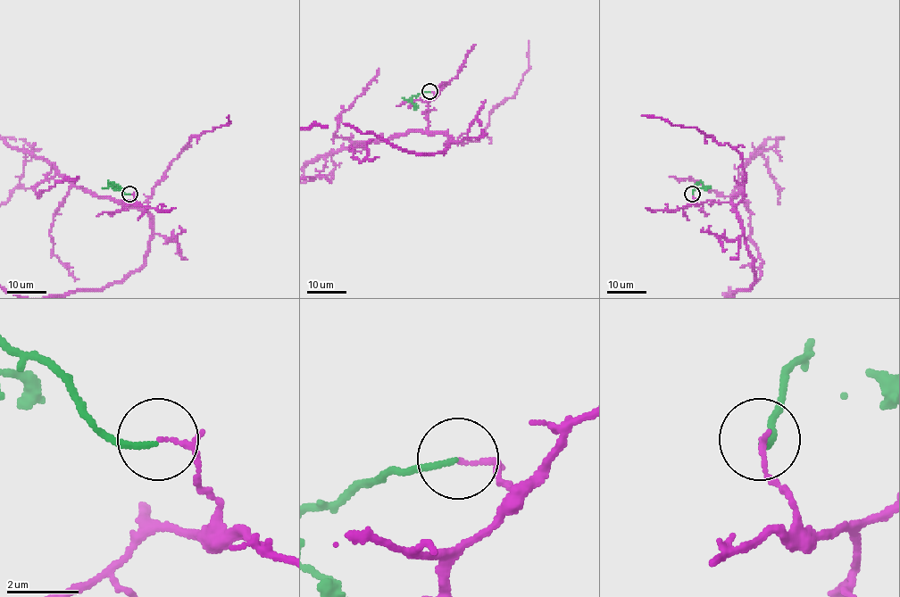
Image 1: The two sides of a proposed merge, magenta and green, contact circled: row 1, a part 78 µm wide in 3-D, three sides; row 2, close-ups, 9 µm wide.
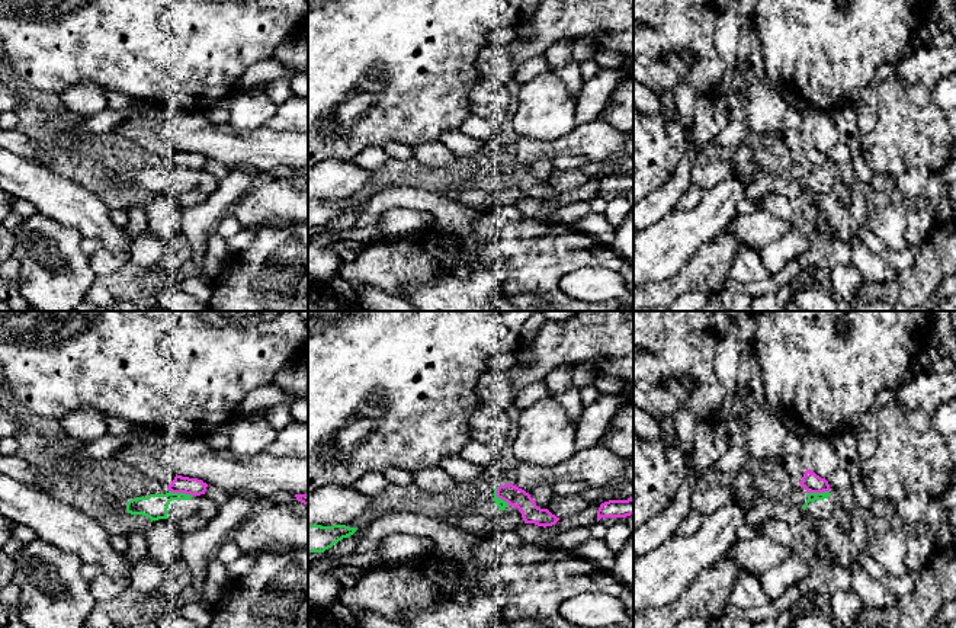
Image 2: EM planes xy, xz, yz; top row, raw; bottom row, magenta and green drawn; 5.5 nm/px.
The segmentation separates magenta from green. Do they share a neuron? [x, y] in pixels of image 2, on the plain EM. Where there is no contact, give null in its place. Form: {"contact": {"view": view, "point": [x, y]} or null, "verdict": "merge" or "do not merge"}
{"contact": {"view": "xy", "point": [182, 166]}, "verdict": "do not merge"}

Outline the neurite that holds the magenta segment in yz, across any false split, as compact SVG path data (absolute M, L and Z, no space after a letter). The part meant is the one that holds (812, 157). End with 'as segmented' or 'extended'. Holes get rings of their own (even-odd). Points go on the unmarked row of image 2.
M809 144L805 145L799 158L806 164L806 167L830 166L828 156Z; as segmented

